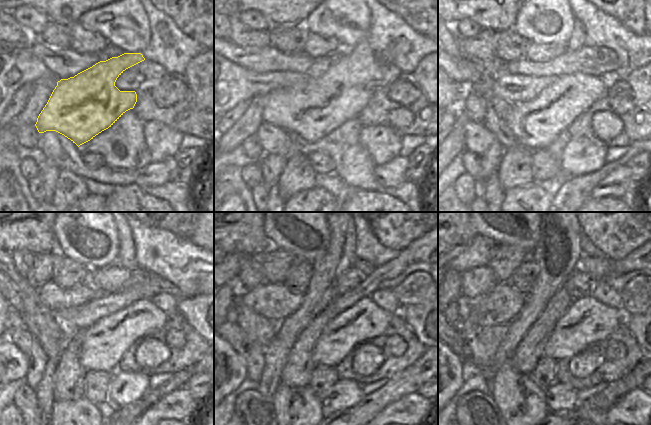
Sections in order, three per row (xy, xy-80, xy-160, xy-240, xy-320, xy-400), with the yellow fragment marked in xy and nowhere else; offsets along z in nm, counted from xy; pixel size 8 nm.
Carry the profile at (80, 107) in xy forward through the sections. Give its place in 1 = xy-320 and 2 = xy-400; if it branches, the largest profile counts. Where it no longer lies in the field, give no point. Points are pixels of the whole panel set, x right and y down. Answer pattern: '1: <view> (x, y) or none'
1: xy-320 (365, 320)
2: xy-400 (586, 321)

